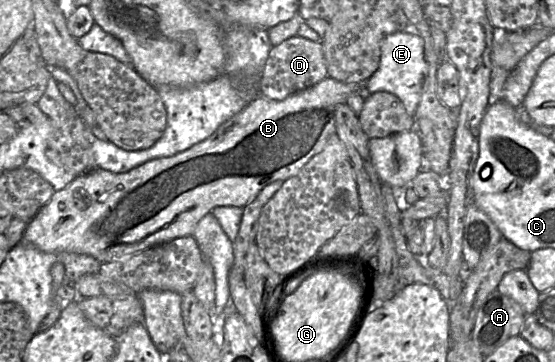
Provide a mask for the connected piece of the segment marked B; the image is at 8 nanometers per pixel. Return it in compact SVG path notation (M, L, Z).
M327 76L317 84L302 91L293 93L283 100L273 100L258 95L253 98L241 111L239 111L229 120L222 123L211 136L182 152L170 157L150 160L126 173L113 173L104 169L95 168L78 175L66 188L56 191L52 195L49 202L44 205L40 211L28 222L22 242L32 245L40 251L47 253L70 252L87 254L94 257L100 263L108 263L129 258L132 255L146 249L177 238L192 236L198 221L208 213L211 213L215 207L234 206L243 208L254 200L266 185L278 180L286 181L287 179L296 176L302 167L314 155L320 153L324 149L328 139L336 133L336 106L346 103L348 97L352 93L359 91L361 84L363 83L346 84Z

